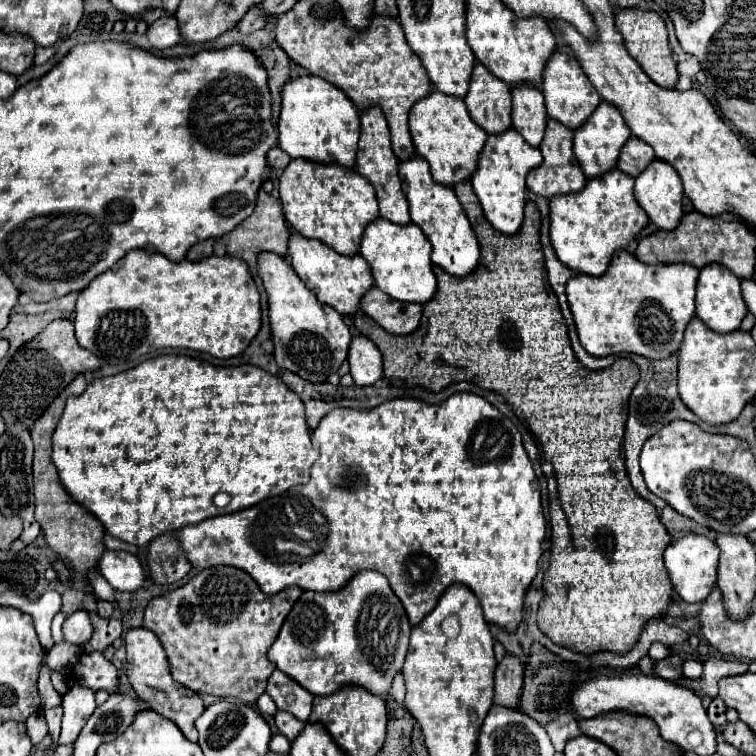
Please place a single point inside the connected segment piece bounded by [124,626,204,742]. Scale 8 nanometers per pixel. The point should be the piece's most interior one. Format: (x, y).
(146, 666)

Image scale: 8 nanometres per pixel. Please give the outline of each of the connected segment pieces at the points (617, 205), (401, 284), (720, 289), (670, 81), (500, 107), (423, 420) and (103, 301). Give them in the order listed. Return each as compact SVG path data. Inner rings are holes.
M616 168L604 178L592 178L582 192L550 200L550 238L560 262L576 274L602 276L608 270L612 256L618 250L626 250L648 224L648 216L636 202L632 188L634 178Z
M384 218L374 220L362 236L360 254L370 264L376 286L384 290L388 296L392 296L394 300L426 304L434 298L436 276L432 272L432 260L430 260L432 244L416 224L396 226Z
M706 266L704 270L700 270L696 286L696 316L706 326L710 326L714 332L730 334L740 328L746 314L748 308L740 292L740 278L736 278L730 270L724 270L724 266Z
M628 8L628 10L618 10L616 12L616 28L620 30L628 52L640 62L642 70L662 88L674 88L678 82L678 70L676 62L672 58L672 50L668 44L668 30L664 20L652 12L652 10L642 10L642 8Z
M476 64L470 80L470 90L464 98L472 120L488 134L500 134L500 130L512 128L512 92L494 74L488 74L484 66Z
M458 392L438 406L424 404L420 400L394 398L394 400L388 400L372 410L336 408L320 420L318 428L312 434L312 444L314 444L314 448L318 448L320 458L312 466L312 478L308 484L296 486L276 498L268 498L266 502L262 502L258 506L252 506L252 508L246 508L240 512L232 512L232 514L214 516L214 518L202 520L200 524L184 526L184 528L176 530L176 538L180 542L180 550L184 552L186 560L198 570L212 568L212 566L240 568L256 580L256 584L260 586L260 590L266 596L274 596L288 586L300 586L302 590L314 590L314 592L334 592L334 590L344 588L360 570L378 570L388 578L394 594L404 604L412 626L418 626L422 622L422 618L434 610L434 606L438 604L438 598L444 594L444 590L448 586L464 584L480 600L480 604L484 608L484 620L488 624L496 624L510 634L516 632L516 628L522 620L526 590L536 576L536 570L538 570L536 564L538 564L538 558L542 556L542 542L546 538L546 518L542 514L542 504L540 504L540 484L536 480L532 462L522 446L522 436L520 436L518 428L498 408L494 408L490 402L486 402L484 398L470 394L470 392Z
M130 250L116 266L96 276L76 302L78 344L108 364L124 364L148 354L152 348L190 348L216 358L238 356L262 328L260 294L248 264L236 256L210 256L200 262L170 262L160 254Z

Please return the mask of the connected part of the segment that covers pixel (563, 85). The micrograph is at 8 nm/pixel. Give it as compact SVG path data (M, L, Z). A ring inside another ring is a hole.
M554 52L552 58L548 60L544 78L542 78L542 94L546 98L548 116L558 120L560 124L568 126L570 130L578 130L578 126L582 126L592 116L596 106L602 102L602 98L594 90L592 82L580 68L578 60L574 60L574 56L564 54L564 52Z

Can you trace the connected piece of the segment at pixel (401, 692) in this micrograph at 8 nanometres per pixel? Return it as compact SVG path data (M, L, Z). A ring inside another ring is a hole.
M396 674L394 682L392 682L392 688L390 688L390 696L392 696L396 702L404 702L406 686L404 686L404 678L402 678L402 674Z

